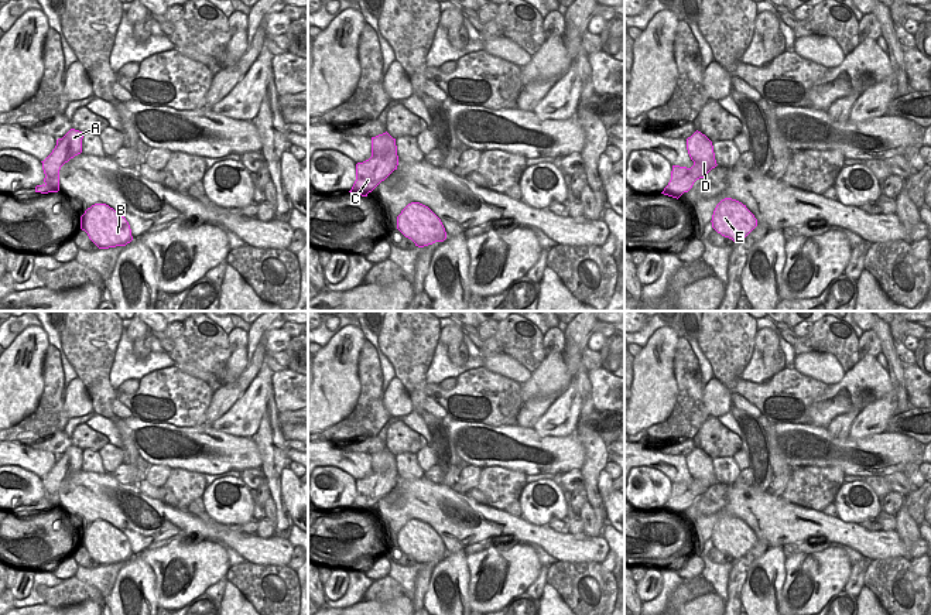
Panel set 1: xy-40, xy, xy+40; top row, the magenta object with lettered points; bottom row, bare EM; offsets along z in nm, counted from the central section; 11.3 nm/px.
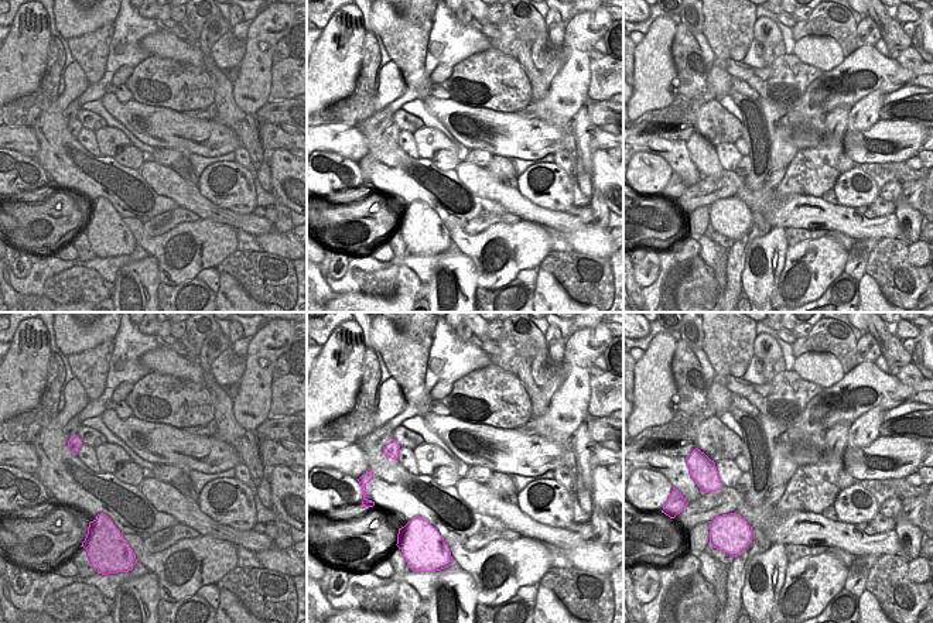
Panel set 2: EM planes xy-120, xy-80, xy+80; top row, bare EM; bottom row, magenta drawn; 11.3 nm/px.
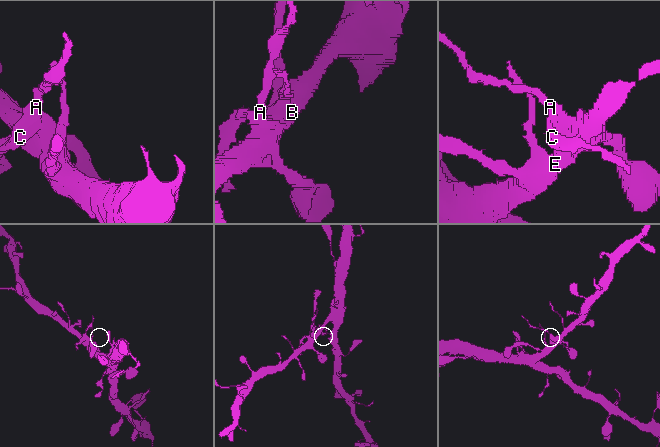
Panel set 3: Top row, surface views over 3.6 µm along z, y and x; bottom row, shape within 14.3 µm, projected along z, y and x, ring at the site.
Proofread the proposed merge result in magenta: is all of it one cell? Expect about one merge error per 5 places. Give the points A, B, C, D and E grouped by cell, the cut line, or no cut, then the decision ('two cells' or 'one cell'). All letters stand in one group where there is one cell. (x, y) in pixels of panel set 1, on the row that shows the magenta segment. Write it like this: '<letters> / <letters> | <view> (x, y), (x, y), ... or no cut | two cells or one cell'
A C / B D E | xy (394, 146), (389, 149), (382, 147), (375, 171), (376, 183) | two cells

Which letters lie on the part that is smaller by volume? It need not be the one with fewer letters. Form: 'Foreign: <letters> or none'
Foreign: A, C

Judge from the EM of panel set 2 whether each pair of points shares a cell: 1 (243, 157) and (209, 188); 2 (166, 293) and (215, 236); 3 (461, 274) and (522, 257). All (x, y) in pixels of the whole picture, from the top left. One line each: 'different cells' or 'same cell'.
1: different cells
2: different cells
3: different cells

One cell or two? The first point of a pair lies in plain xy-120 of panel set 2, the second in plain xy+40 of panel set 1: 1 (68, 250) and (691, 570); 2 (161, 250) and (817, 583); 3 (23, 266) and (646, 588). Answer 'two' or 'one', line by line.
1: one
2: one
3: one

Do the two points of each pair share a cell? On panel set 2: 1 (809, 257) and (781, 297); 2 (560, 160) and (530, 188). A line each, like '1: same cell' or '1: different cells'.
1: same cell
2: different cells

